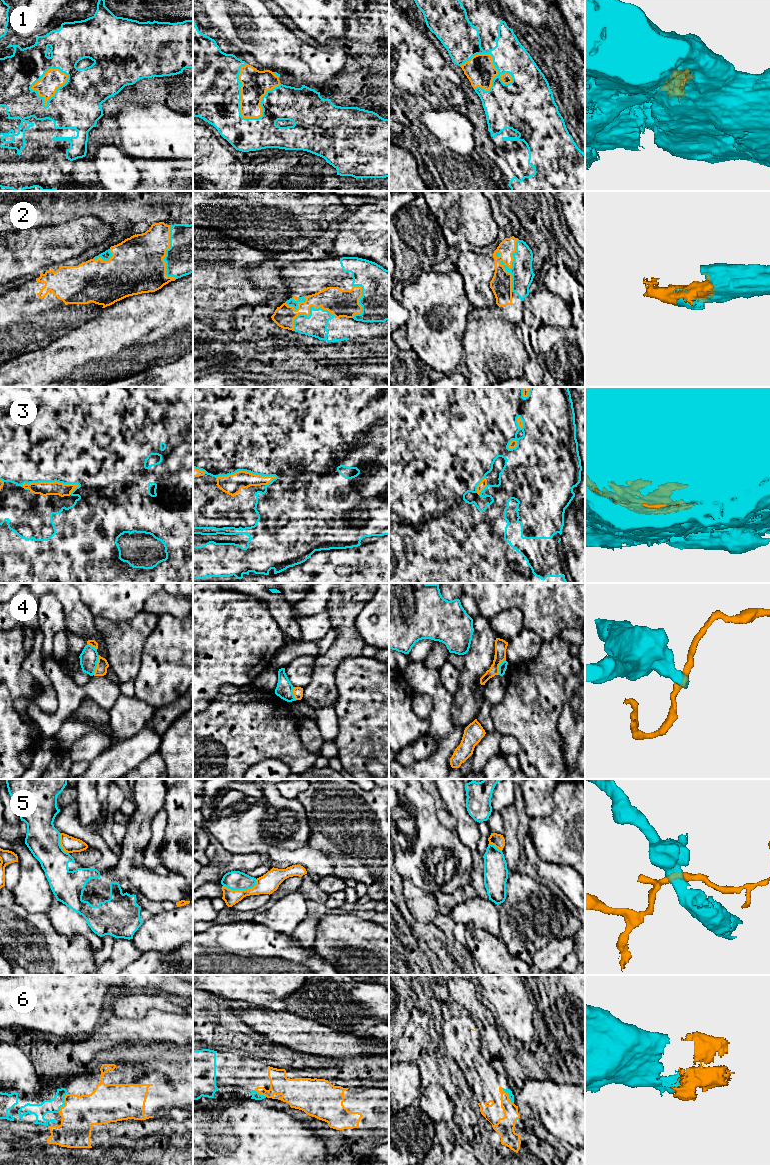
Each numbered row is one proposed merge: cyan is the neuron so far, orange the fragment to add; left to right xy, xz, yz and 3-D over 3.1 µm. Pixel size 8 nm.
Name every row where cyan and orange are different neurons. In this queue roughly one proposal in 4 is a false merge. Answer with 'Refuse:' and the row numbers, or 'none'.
Refuse: 4, 5

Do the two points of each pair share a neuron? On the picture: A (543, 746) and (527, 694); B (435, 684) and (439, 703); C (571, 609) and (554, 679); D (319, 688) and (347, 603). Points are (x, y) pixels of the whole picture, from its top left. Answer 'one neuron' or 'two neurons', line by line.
A: one neuron
B: one neuron
C: two neurons
D: one neuron

